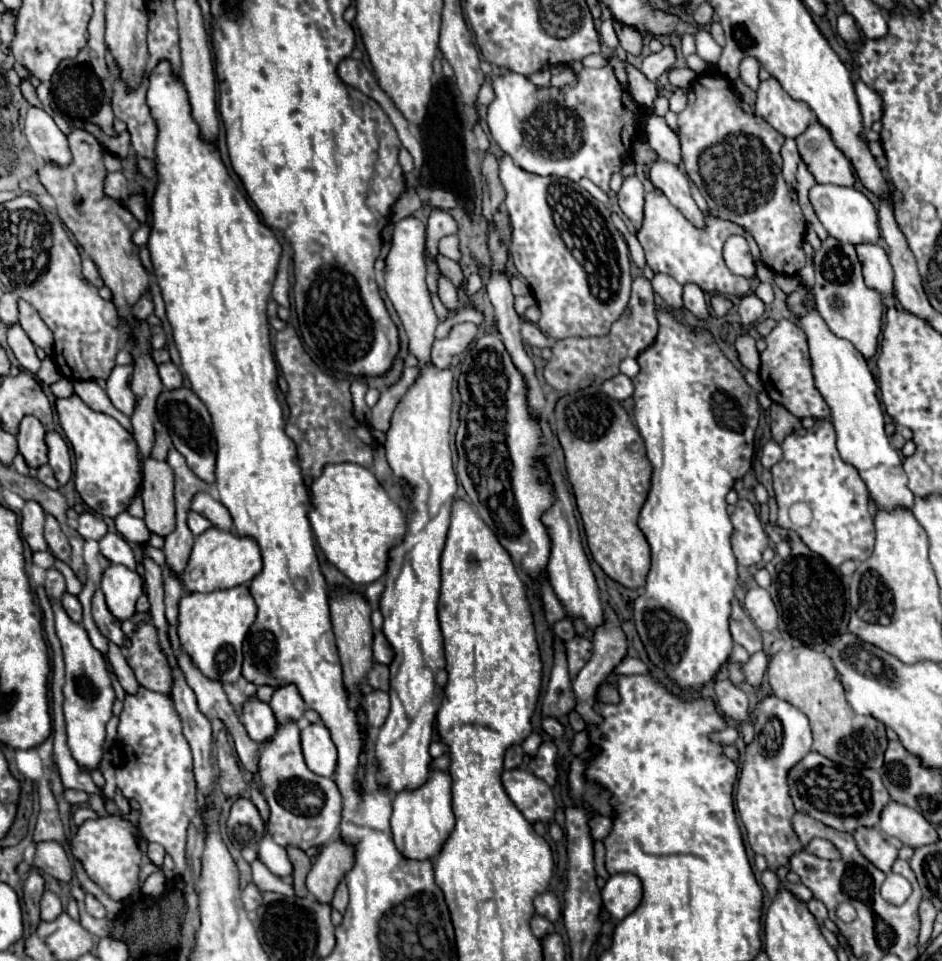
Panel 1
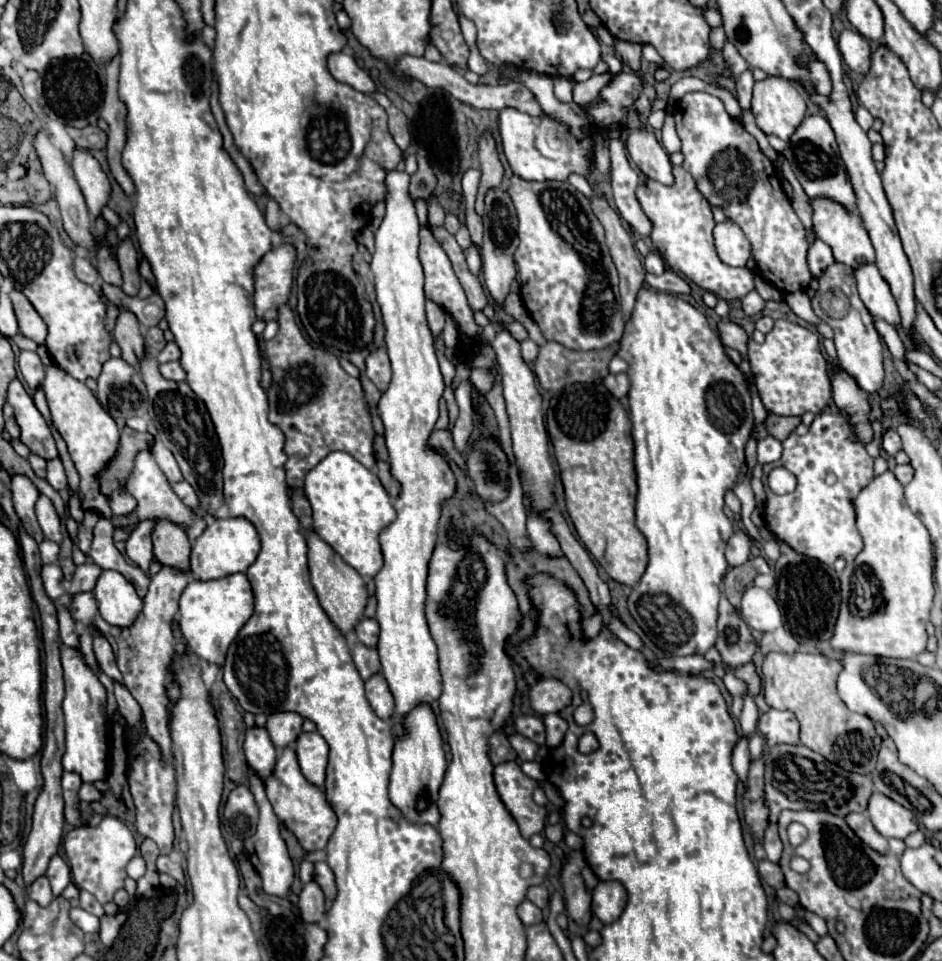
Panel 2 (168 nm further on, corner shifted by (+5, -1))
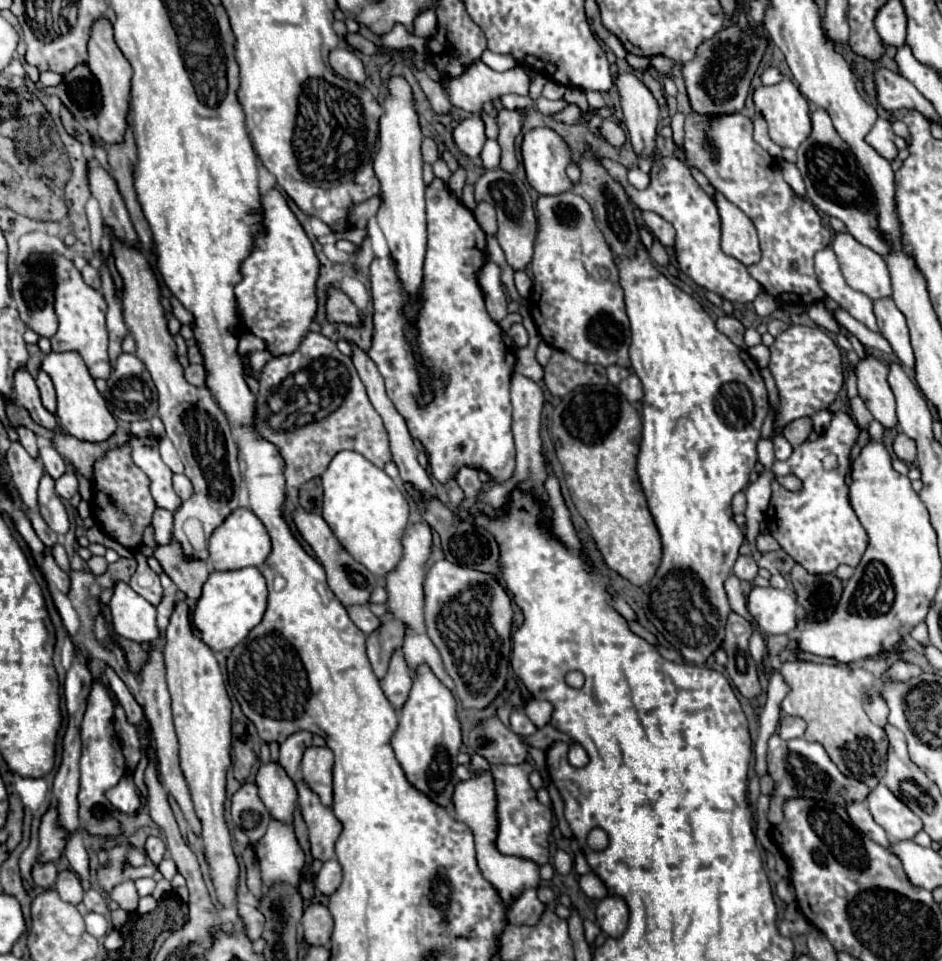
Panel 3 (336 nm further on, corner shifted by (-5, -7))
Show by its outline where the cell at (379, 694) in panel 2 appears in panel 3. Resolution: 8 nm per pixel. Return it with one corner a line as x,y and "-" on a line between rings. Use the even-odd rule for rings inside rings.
396,649
392,653
388,673
380,681
380,685
386,693
386,697
390,699
390,703
396,707
396,711
400,711
400,707
406,701
406,695
410,693
410,687
412,687
412,673
410,673
410,667
404,659
402,649

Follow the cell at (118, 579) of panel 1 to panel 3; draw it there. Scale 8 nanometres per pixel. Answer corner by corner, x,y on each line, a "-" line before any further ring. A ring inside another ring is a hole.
114,585
110,611
114,631
120,637
136,643
150,643
160,637
160,629
156,625
156,607
152,607
144,597
132,591
130,585

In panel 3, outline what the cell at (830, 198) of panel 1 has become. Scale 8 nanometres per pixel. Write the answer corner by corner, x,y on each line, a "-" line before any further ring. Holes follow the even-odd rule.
836,233
832,249
852,289
868,295
872,301
892,295
890,273
886,261
878,253
858,243
850,233

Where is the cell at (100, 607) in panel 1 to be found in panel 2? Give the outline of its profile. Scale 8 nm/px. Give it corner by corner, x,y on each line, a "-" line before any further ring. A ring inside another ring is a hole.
96,625
92,629
92,635
94,635
94,653
96,653
96,659
102,665
104,673
108,677
112,677
114,681
122,681
122,675
120,675
120,671
116,667
116,657
114,657
114,651
112,651
108,639
98,631

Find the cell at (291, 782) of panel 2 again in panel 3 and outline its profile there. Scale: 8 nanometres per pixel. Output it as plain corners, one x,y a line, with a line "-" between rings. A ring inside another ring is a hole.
302,781
296,783
296,789
298,789
298,805
310,831
312,857
328,861
334,857
334,845
342,831
342,823
338,823
332,809
324,807
318,795
314,795
314,791
310,791

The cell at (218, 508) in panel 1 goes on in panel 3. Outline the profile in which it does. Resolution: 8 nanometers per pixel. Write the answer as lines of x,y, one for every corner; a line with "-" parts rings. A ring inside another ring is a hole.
174,475
172,483
174,483
174,491
178,493
180,499
188,499
190,497
192,483
190,483
190,479
186,479
186,475

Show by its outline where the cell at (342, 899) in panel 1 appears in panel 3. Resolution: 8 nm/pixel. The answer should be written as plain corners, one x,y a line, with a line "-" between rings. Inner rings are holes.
330,859
322,865
318,877
316,877
316,887
324,895
332,895
338,889
338,883
342,883
342,867
338,859

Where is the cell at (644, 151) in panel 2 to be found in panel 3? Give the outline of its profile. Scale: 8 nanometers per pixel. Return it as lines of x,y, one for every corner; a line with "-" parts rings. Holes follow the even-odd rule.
618,73
614,85
620,95
624,123
630,129
630,141
636,155
654,155
654,139
658,127
658,103
648,87
632,73

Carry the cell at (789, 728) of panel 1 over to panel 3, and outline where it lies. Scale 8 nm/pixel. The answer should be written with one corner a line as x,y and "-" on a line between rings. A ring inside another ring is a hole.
784,715
780,719
780,727
778,727
778,735
782,735
782,739
794,739
794,737
802,737
806,731
806,721
798,719
798,717
790,717

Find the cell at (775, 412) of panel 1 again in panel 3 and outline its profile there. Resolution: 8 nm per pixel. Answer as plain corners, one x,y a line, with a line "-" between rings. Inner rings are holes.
802,417
802,419
794,419
790,421
786,427
784,427
784,437
790,441
792,447
798,447
802,445
808,435
812,433
812,421
808,417

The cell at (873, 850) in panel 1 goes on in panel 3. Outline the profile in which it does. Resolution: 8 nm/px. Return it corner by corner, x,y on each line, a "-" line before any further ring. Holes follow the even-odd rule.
854,801
854,803
850,803
846,809
848,809
848,815
850,815
850,819
854,821
854,825
856,825
864,835
868,835
870,839
874,839
874,841
876,841
878,845
882,845
882,847
890,847
890,841
888,841
888,837
886,837
886,831
872,819
866,803

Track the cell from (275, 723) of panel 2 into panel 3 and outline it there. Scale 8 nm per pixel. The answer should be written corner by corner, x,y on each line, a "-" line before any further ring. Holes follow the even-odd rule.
298,731
294,735
290,735
282,745
280,745
280,767
288,773
288,777
292,781
298,779
298,769
300,769
300,761
304,751
312,745
312,735
308,731

